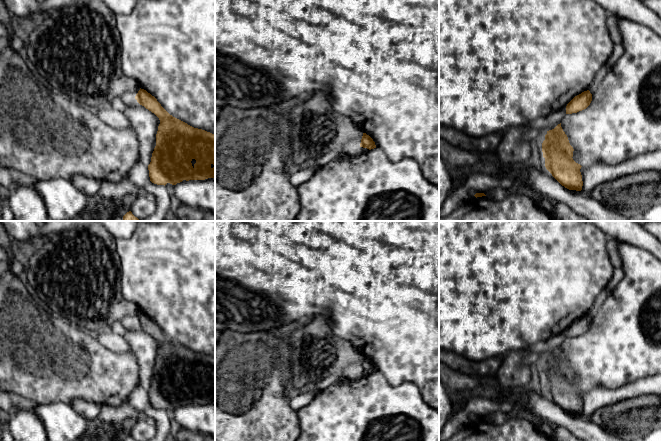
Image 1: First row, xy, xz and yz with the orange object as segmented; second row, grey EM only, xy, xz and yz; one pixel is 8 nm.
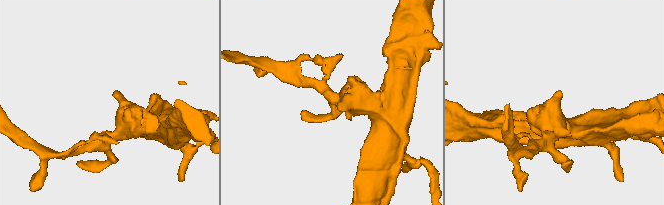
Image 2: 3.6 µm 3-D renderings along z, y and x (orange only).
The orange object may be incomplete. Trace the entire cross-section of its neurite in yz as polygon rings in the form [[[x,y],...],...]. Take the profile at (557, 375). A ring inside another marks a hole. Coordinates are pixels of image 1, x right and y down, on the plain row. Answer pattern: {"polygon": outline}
{"polygon": [[[561,347],[547,355],[542,367],[546,393],[565,412],[581,415],[583,405],[580,393],[582,390],[573,384],[573,375]]]}

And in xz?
{"polygon": [[[363,357],[360,371],[371,374],[371,373],[376,372],[376,369],[375,369],[375,366],[373,365],[373,363],[369,359],[367,359],[366,357]]]}

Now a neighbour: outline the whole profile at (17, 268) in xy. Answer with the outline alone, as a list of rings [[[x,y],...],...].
[[[19,259],[12,261],[10,266],[10,273],[16,277],[21,277],[25,272],[25,264],[23,264]]]

